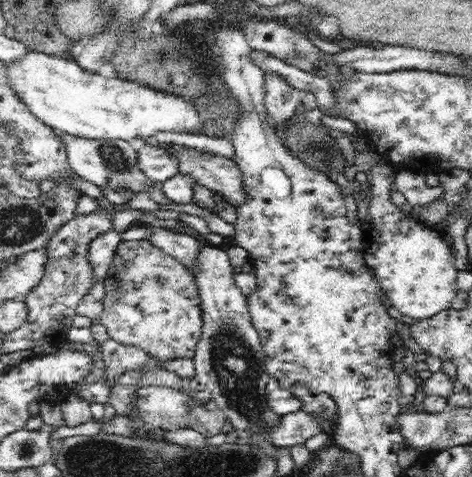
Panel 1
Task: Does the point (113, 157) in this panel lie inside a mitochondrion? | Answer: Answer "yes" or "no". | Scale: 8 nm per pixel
yes

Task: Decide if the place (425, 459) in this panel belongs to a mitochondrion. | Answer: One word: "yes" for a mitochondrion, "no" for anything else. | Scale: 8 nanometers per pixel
no

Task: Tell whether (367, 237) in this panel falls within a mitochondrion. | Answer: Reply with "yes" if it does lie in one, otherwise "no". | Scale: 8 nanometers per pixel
no

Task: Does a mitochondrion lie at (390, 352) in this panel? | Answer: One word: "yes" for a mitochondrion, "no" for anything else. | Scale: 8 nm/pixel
no

